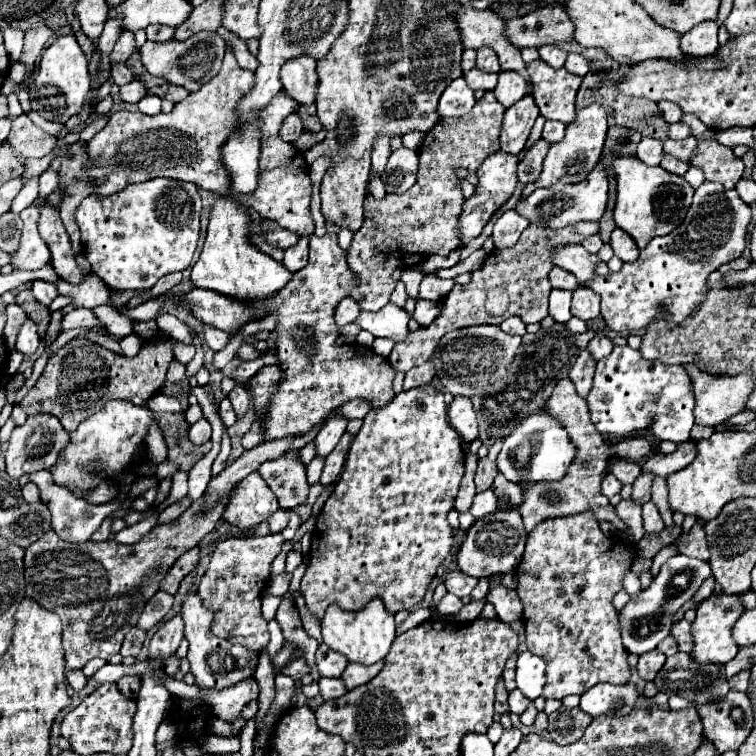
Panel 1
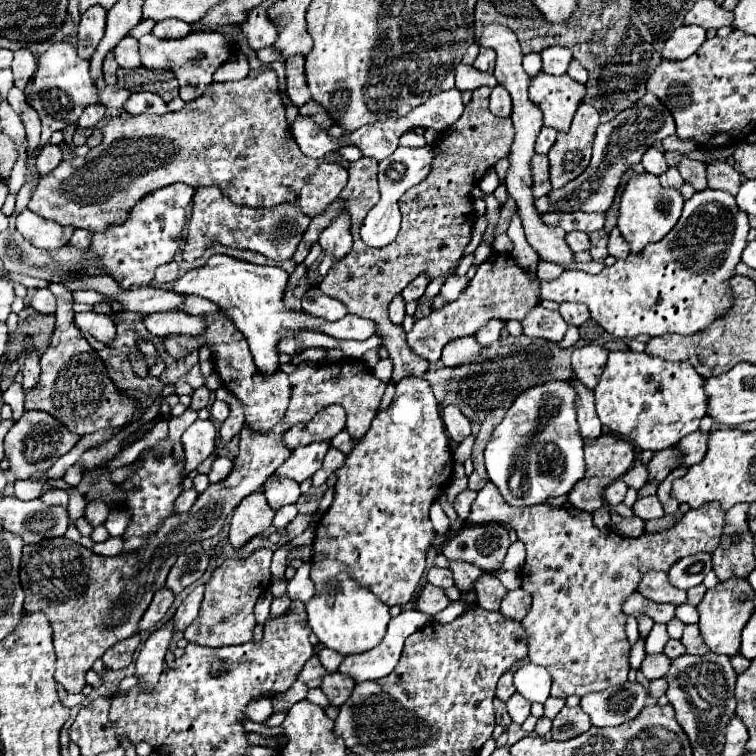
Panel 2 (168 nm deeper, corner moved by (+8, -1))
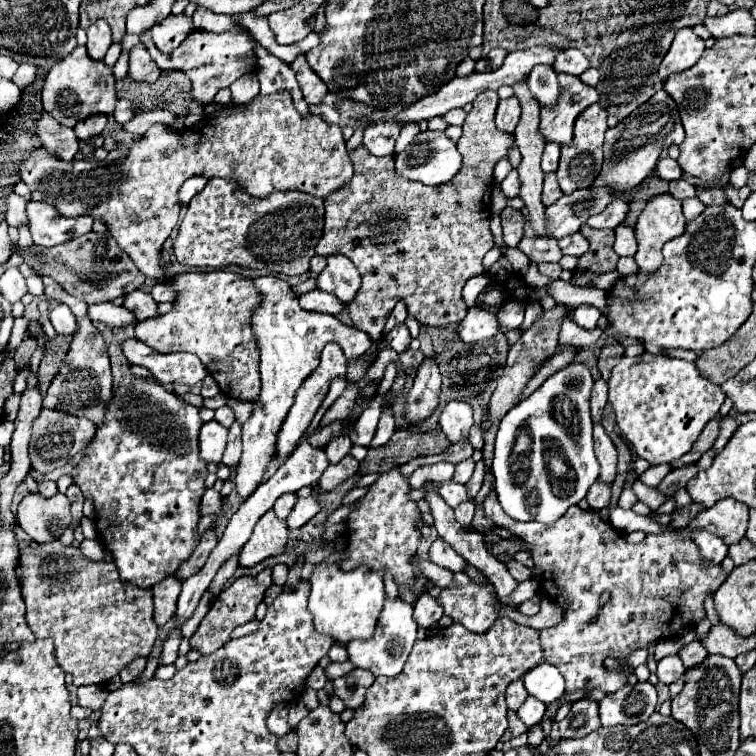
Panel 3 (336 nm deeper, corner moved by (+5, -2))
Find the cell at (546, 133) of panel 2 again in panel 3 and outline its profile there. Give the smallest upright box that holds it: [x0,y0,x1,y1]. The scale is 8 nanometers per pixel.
[541,144,559,174]

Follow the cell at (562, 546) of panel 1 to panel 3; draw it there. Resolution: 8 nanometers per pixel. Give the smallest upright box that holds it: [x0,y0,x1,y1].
[485,492,749,694]

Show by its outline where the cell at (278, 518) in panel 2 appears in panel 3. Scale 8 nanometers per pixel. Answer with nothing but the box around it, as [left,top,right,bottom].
[287,496,321,530]

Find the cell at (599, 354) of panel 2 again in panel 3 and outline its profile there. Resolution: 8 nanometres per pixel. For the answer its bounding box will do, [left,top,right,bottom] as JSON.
[591,378,607,422]

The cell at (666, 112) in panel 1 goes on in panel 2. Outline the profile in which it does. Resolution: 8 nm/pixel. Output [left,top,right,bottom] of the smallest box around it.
[546,93,676,213]

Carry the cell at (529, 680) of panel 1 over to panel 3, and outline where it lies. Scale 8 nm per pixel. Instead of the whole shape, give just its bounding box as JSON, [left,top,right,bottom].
[523,662,565,704]

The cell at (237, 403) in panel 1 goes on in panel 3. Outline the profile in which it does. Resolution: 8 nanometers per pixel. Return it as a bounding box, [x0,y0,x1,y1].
[223,422,241,470]

